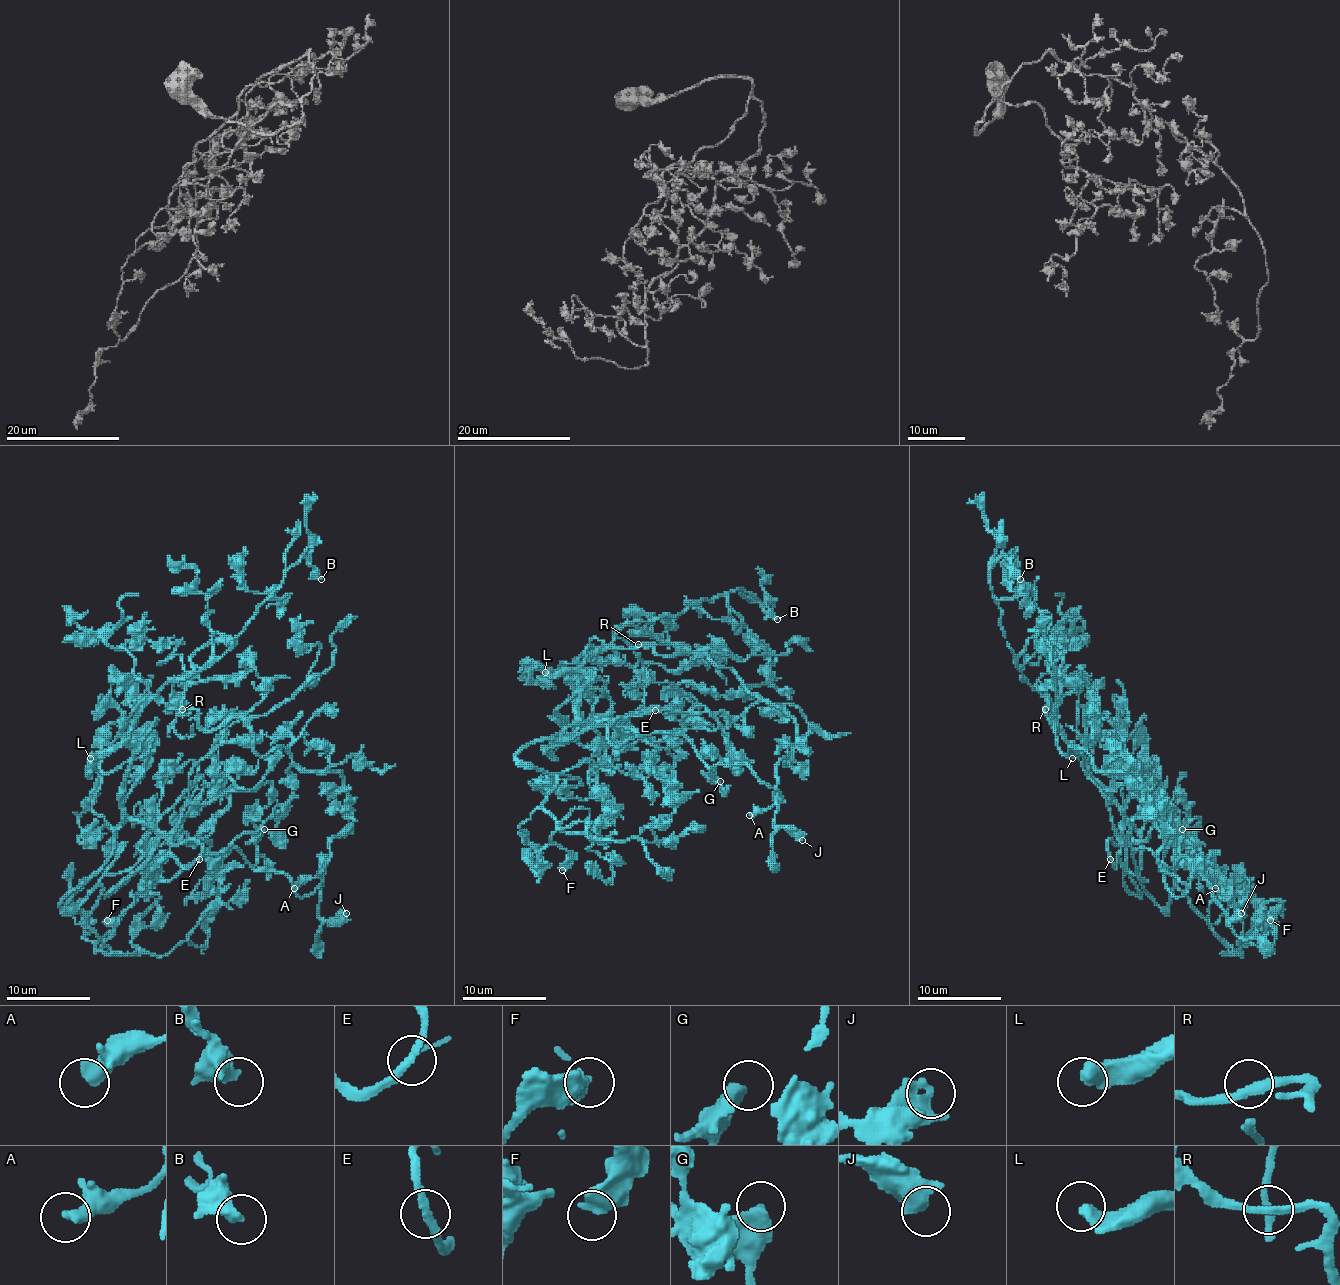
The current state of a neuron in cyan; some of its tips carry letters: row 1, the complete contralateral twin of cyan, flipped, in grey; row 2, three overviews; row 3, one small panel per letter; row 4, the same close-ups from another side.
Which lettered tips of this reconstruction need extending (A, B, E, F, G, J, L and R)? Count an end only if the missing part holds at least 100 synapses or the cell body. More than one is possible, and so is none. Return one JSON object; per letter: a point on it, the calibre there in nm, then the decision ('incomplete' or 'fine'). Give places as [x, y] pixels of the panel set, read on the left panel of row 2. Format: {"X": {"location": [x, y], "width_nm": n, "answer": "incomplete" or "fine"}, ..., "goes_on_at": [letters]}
{"A": {"location": [294, 888], "width_nm": 480, "answer": "fine"}, "B": {"location": [321, 579], "width_nm": 480, "answer": "fine"}, "E": {"location": [199, 859], "width_nm": 200, "answer": "fine"}, "F": {"location": [107, 920], "width_nm": 420, "answer": "fine"}, "G": {"location": [264, 829], "width_nm": 500, "answer": "fine"}, "J": {"location": [346, 913], "width_nm": 600, "answer": "fine"}, "L": {"location": [90, 758], "width_nm": 460, "answer": "incomplete"}, "R": {"location": [182, 709], "width_nm": 190, "answer": "fine"}, "goes_on_at": ["L"]}

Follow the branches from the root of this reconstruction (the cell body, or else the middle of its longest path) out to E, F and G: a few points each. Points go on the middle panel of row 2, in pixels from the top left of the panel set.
E: (644, 691), (644, 703), (627, 718), (644, 710), (657, 708), (655, 710)
F: (644, 691), (621, 720), (535, 739), (516, 756), (558, 777), (543, 807), (568, 853), (562, 870)
G: (644, 691), (644, 703), (613, 724), (608, 739), (621, 745), (640, 735), (680, 733), (711, 779), (720, 781)

